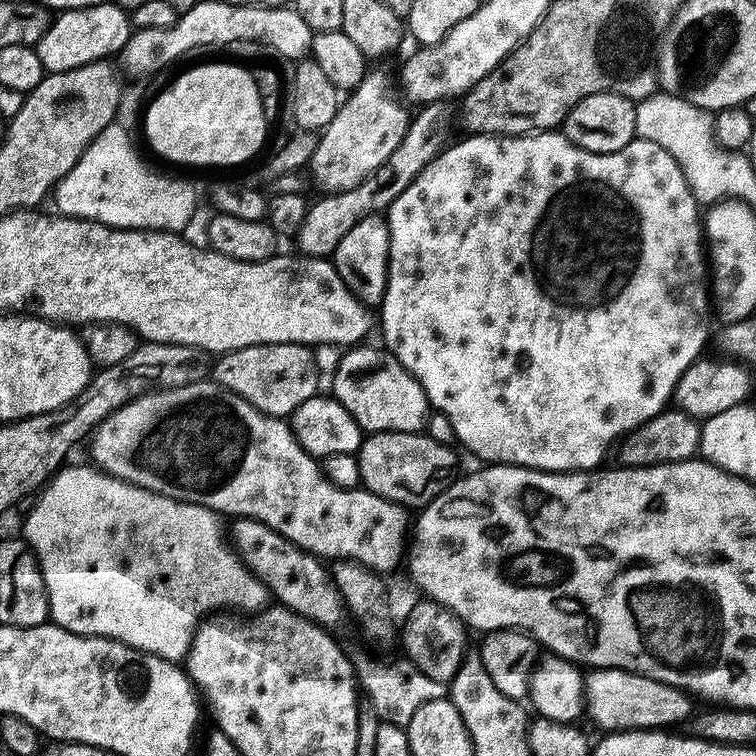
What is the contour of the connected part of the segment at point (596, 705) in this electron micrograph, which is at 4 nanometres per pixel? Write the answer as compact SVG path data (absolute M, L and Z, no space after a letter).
M592 668L589 673L582 680L586 716L598 727L605 728L605 733L662 730L666 724L680 723L692 712L693 701L687 693L669 684L660 684L654 678L621 668Z

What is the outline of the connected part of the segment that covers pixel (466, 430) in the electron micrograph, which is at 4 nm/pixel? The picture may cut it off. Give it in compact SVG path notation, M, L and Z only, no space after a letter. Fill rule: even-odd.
M545 130L535 134L522 136L482 136L468 134L457 144L452 144L444 153L433 155L432 161L421 170L418 175L404 190L398 194L398 198L387 209L386 223L388 225L388 237L390 238L390 250L388 251L388 285L384 291L384 302L378 309L378 328L384 331L384 340L388 343L391 355L401 364L406 371L414 377L422 386L422 390L428 395L429 405L439 415L444 416L450 426L454 426L454 434L457 441L465 444L476 456L481 456L484 462L497 464L511 464L534 468L545 472L570 472L573 470L596 470L601 467L600 459L607 452L608 447L632 432L640 424L644 424L650 418L654 418L660 412L665 411L664 404L673 399L676 383L681 374L695 364L700 352L704 348L704 339L708 336L708 328L704 325L704 315L710 312L710 284L706 279L706 248L702 243L702 212L698 207L698 201L693 196L678 162L649 140L639 138L632 139L622 150L617 152L591 152L585 148L579 148L574 142L570 142L563 131Z

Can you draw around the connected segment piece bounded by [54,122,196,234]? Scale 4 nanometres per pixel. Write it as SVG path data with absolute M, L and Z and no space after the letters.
M112 123L78 158L66 175L56 183L55 211L61 216L76 216L80 220L96 220L100 224L109 224L111 228L146 228L153 232L183 233L184 227L192 220L196 212L196 192L188 180L180 176L167 176L164 172L155 172L146 161L140 157L132 136L120 125Z

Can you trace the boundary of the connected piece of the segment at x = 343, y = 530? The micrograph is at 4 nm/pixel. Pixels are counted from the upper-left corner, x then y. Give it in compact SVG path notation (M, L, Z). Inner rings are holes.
M203 383L187 384L181 388L161 388L144 393L136 400L132 400L126 406L122 406L114 414L110 414L101 424L96 425L94 429L94 452L92 454L95 467L103 470L107 475L136 485L138 488L145 488L148 492L156 492L159 496L168 496L172 500L178 500L185 504L201 504L204 508L212 509L213 513L221 514L226 512L230 518L251 518L261 520L266 526L270 526L279 536L291 544L297 544L305 552L312 553L317 558L329 556L329 561L354 560L357 564L363 564L366 568L371 568L381 574L389 574L400 564L400 559L405 559L406 548L404 552L404 543L410 540L410 524L408 528L409 509L402 504L395 504L389 500L383 500L380 496L365 490L363 487L354 489L335 488L335 486L326 479L321 465L317 463L309 452L296 440L292 434L291 427L283 419L274 416L265 416L250 402L246 402L238 394L227 392L226 389L219 386L208 388L204 392Z

